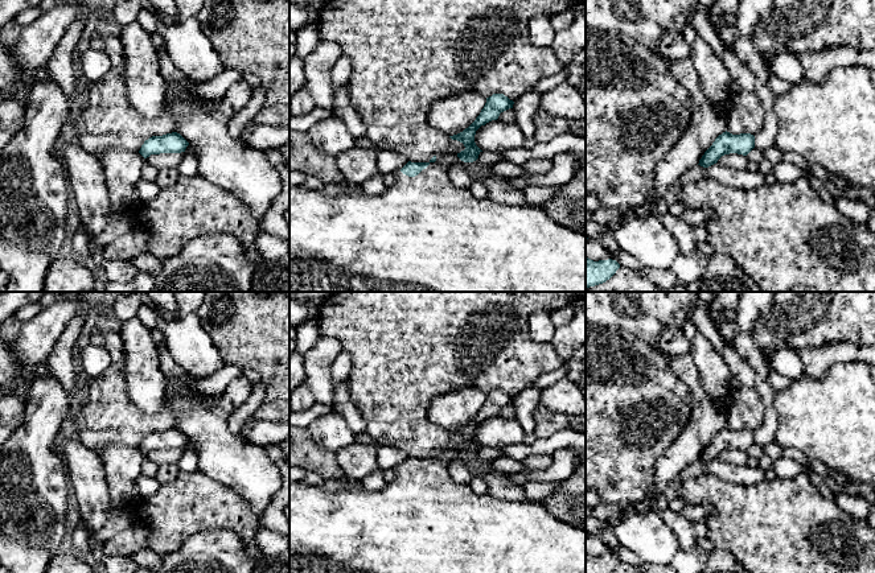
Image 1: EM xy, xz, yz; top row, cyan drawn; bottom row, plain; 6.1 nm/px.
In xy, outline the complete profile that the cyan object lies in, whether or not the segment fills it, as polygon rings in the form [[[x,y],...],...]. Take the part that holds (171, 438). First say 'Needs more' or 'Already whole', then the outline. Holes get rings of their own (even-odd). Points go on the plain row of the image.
Already whole. [[[177,428],[163,432],[152,432],[144,437],[139,449],[147,454],[151,450],[181,449],[185,448],[189,438]]]

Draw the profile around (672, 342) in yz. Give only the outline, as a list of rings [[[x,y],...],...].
[[[666,327],[658,337],[657,349],[667,356],[689,354],[690,342],[682,327]]]

